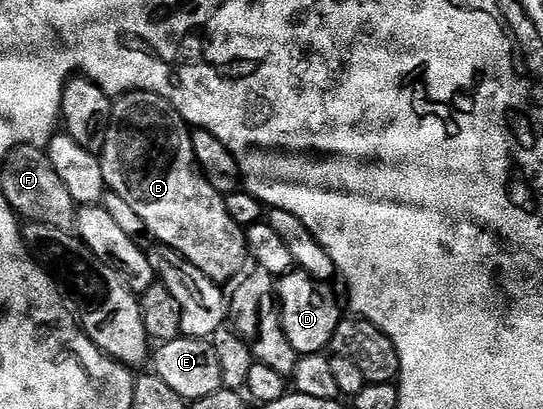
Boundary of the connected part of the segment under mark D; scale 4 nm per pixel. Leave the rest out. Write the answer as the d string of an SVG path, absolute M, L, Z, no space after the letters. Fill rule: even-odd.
M296 268L282 275L277 282L279 316L283 320L283 331L299 355L321 354L330 347L333 332L341 317L339 298L328 283L318 282L306 269Z

